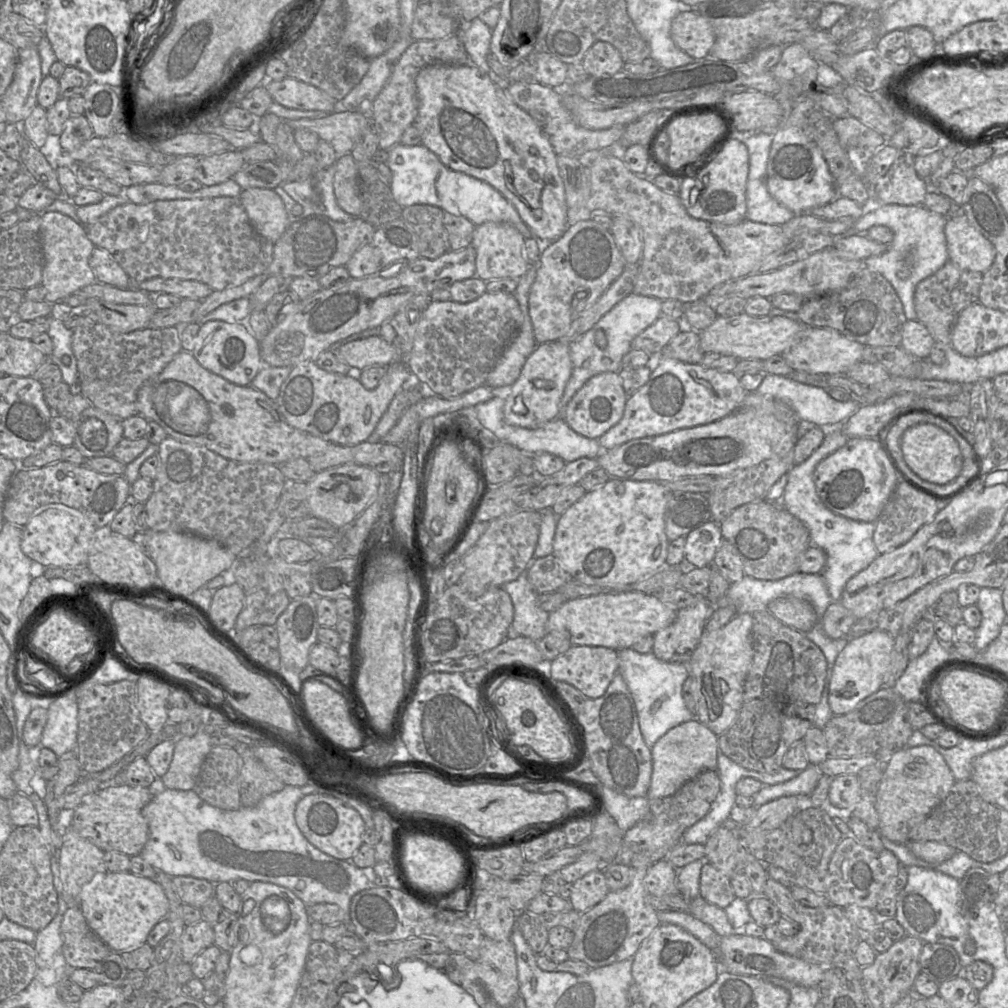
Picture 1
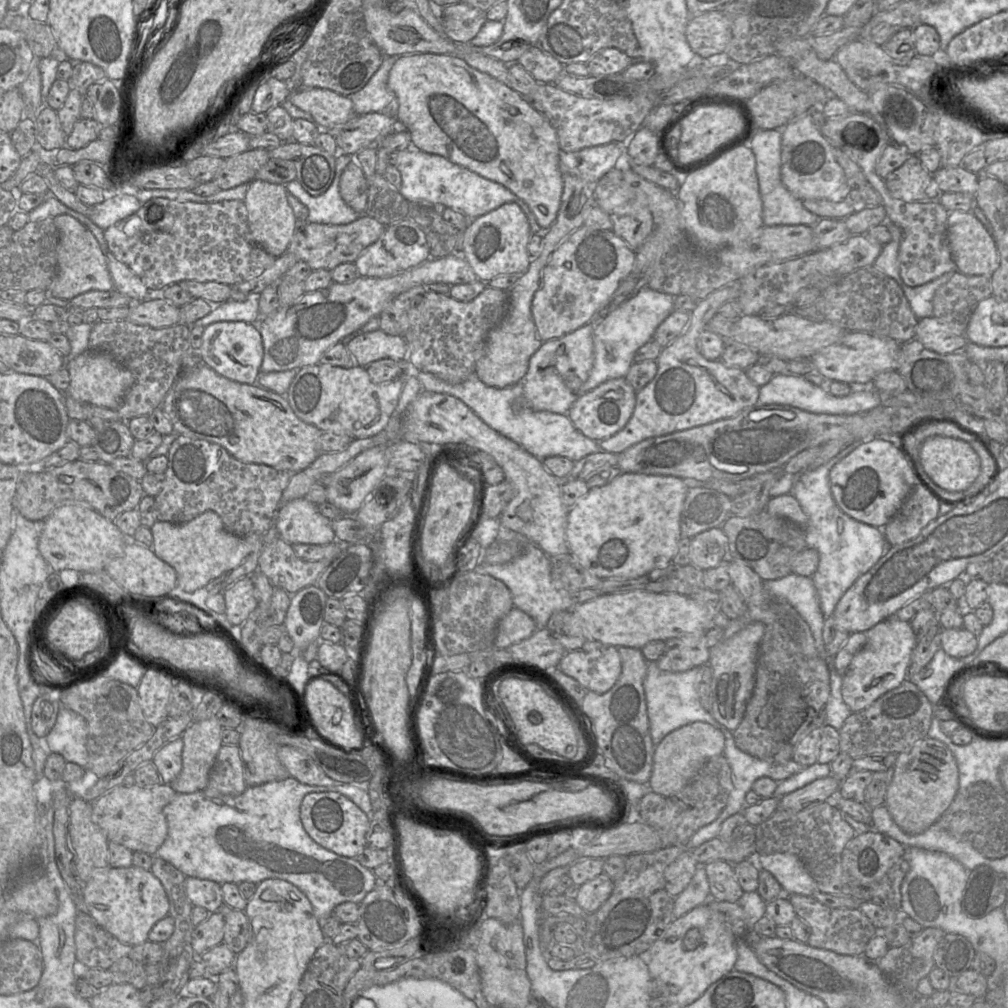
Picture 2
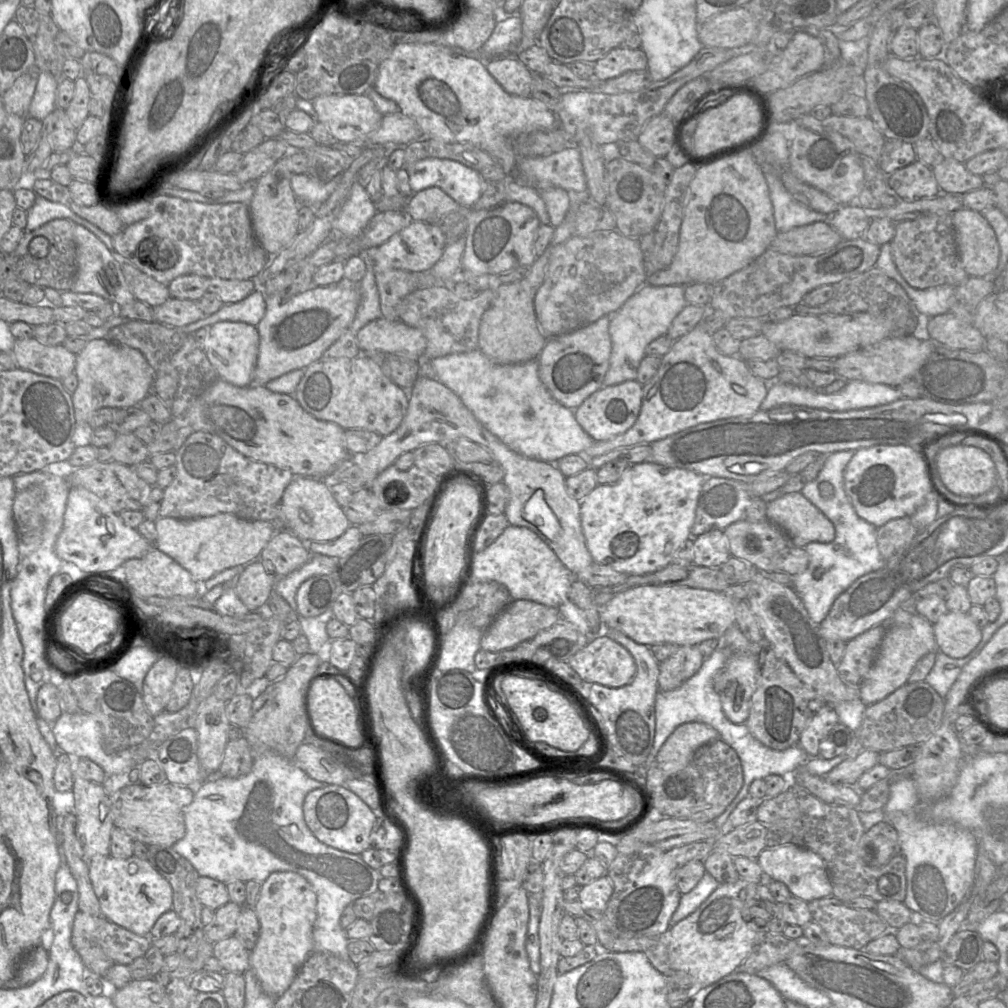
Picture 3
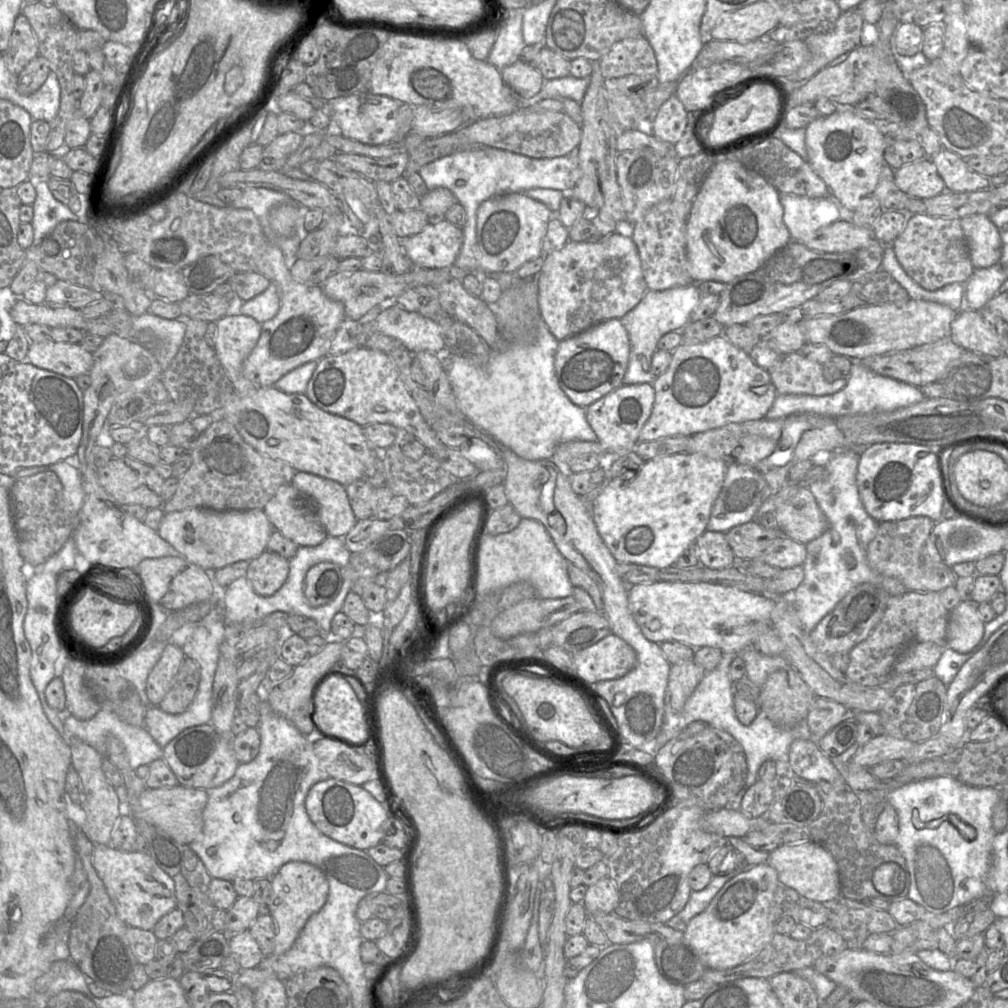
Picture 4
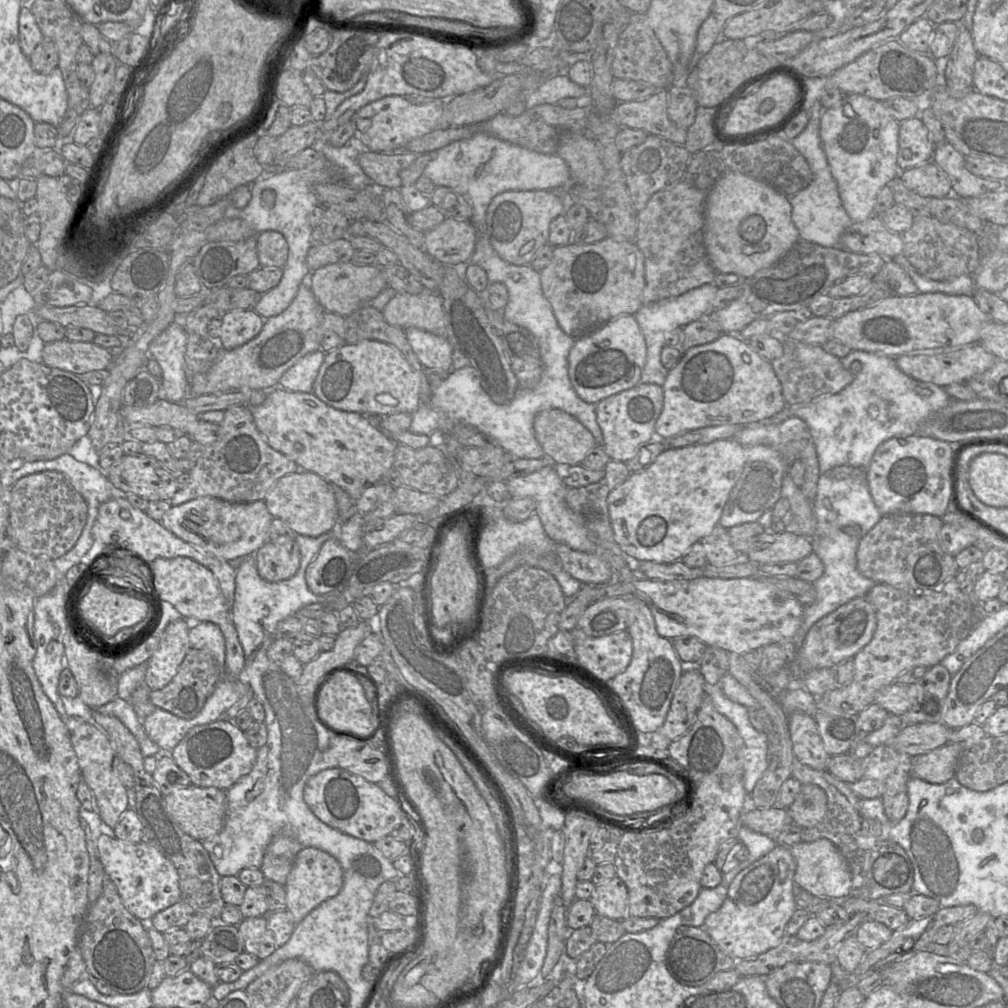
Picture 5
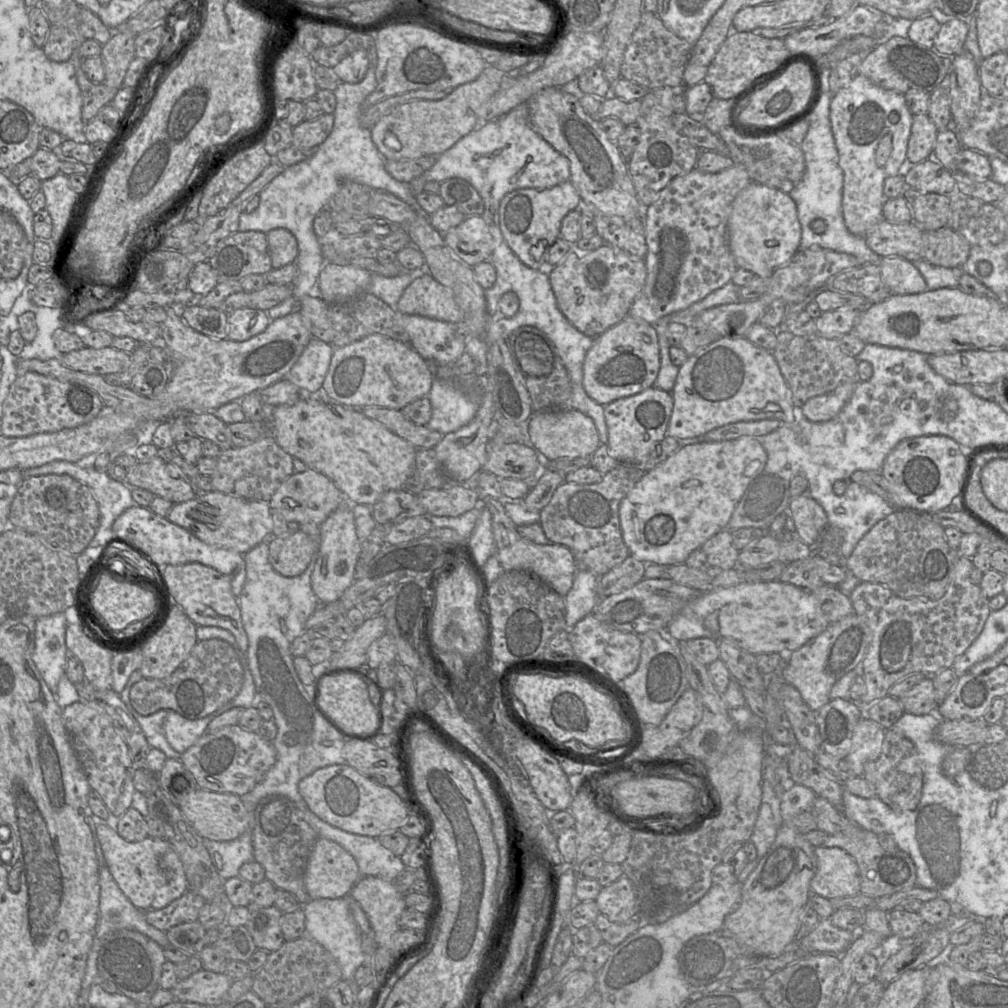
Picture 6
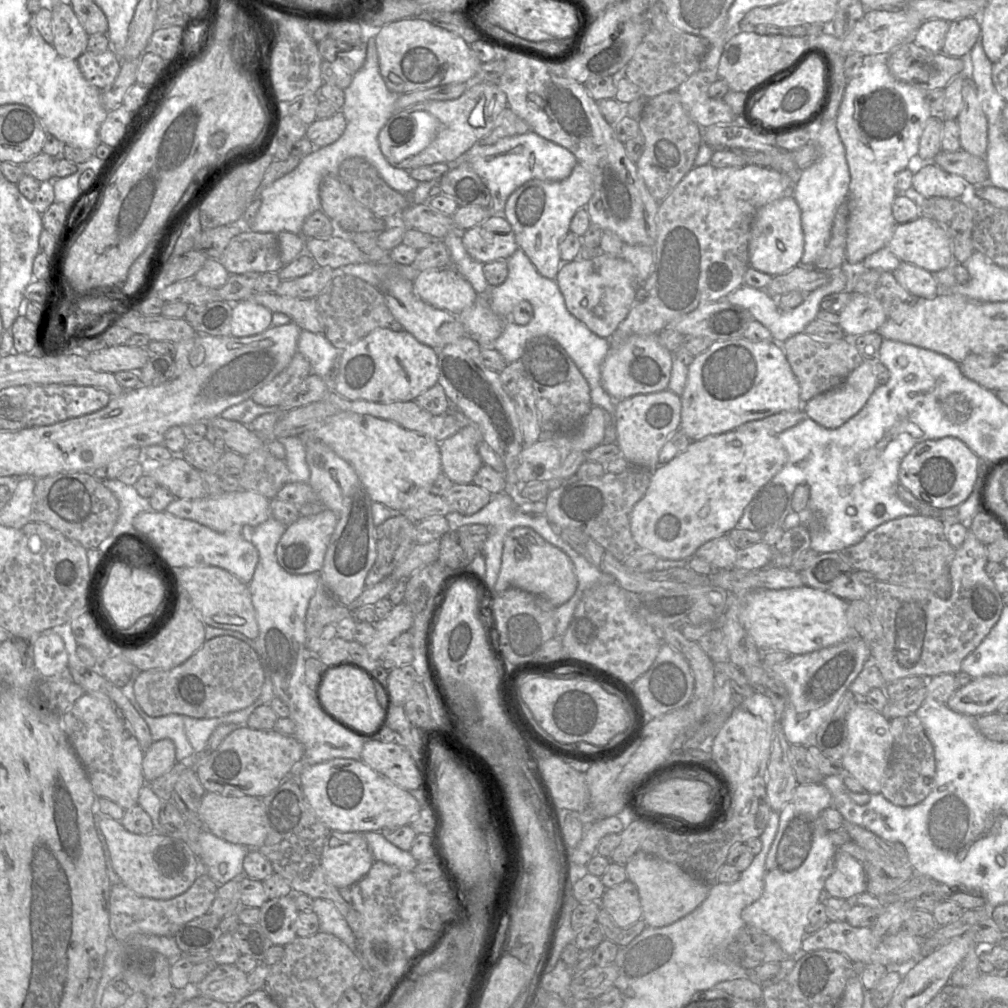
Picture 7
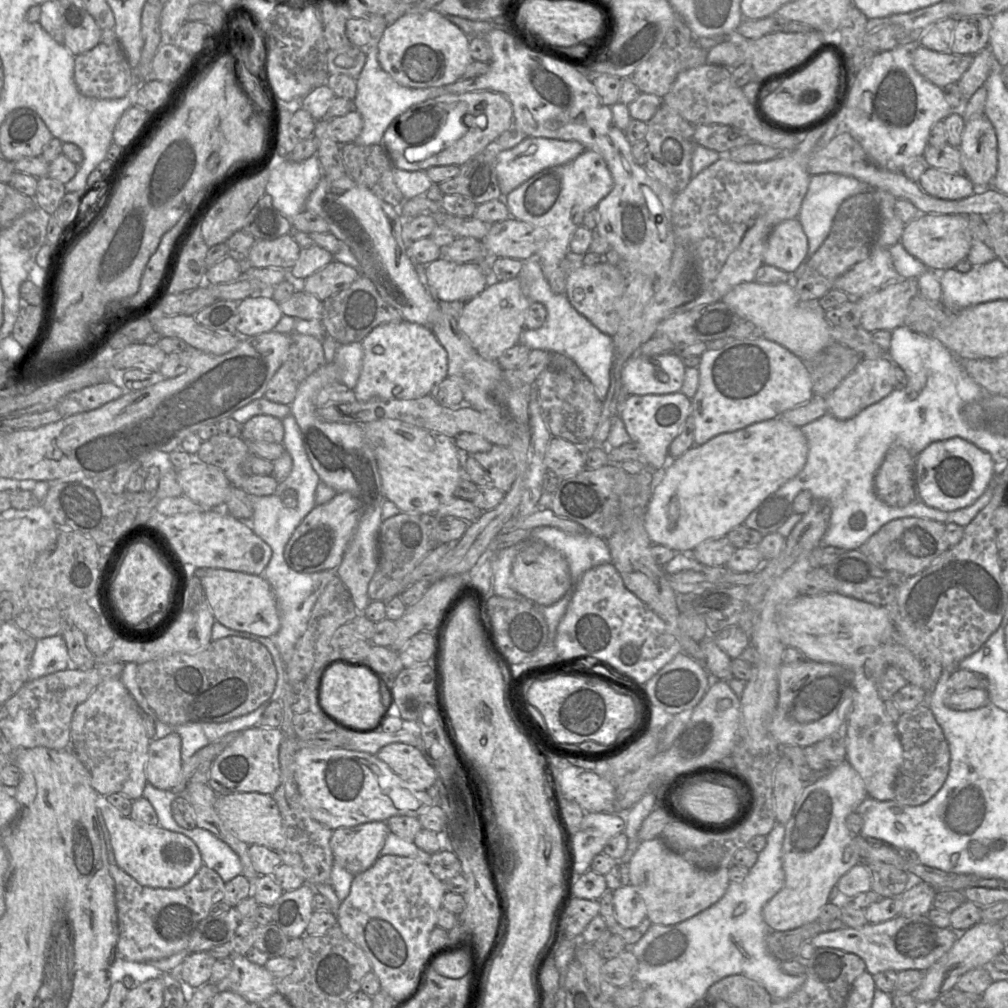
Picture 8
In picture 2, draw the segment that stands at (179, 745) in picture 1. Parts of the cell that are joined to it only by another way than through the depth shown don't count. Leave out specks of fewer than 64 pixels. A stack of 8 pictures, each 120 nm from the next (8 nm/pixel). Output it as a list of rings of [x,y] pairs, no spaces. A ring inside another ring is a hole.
[[[212,717],[192,722],[183,732],[182,770],[169,783],[177,794],[207,788],[209,773],[222,746],[221,730],[216,717]]]

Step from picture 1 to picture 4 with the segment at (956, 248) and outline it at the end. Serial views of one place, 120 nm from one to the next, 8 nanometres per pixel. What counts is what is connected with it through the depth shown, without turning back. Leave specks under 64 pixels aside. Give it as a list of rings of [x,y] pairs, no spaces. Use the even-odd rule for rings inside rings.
[[[971,214],[960,219],[974,269],[988,268],[999,261],[1002,242],[989,215]]]

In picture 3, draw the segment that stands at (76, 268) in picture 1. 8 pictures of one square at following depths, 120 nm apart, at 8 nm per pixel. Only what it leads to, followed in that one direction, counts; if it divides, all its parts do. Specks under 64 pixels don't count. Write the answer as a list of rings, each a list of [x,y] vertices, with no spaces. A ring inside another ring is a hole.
[[[76,224],[74,227],[74,237],[76,242],[76,279],[69,289],[75,293],[92,293],[105,298],[108,302],[121,307],[136,300],[130,290],[120,264],[112,256],[106,245],[92,232],[82,225]]]

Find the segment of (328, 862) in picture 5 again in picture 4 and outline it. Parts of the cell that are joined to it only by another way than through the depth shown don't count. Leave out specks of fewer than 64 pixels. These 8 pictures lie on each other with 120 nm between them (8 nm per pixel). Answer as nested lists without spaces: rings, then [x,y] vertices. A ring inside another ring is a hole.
[[[299,861],[284,864],[271,878],[272,895],[269,914],[276,926],[273,954],[287,952],[295,943],[307,920],[325,904],[329,883],[325,874],[316,866]]]

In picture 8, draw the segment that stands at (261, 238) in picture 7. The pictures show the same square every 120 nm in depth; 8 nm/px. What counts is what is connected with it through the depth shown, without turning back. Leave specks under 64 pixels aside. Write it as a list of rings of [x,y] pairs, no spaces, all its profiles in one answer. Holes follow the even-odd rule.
[[[291,234],[273,240],[255,240],[249,252],[249,266],[281,267],[290,270],[296,263],[301,247]]]

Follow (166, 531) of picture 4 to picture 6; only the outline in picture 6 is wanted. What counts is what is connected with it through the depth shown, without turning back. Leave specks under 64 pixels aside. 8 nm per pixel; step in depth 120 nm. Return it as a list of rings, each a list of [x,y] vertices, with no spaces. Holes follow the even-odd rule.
[[[213,490],[197,493],[190,500],[174,503],[166,518],[207,544],[244,554],[270,538],[273,529],[270,510],[265,501],[249,500]]]

